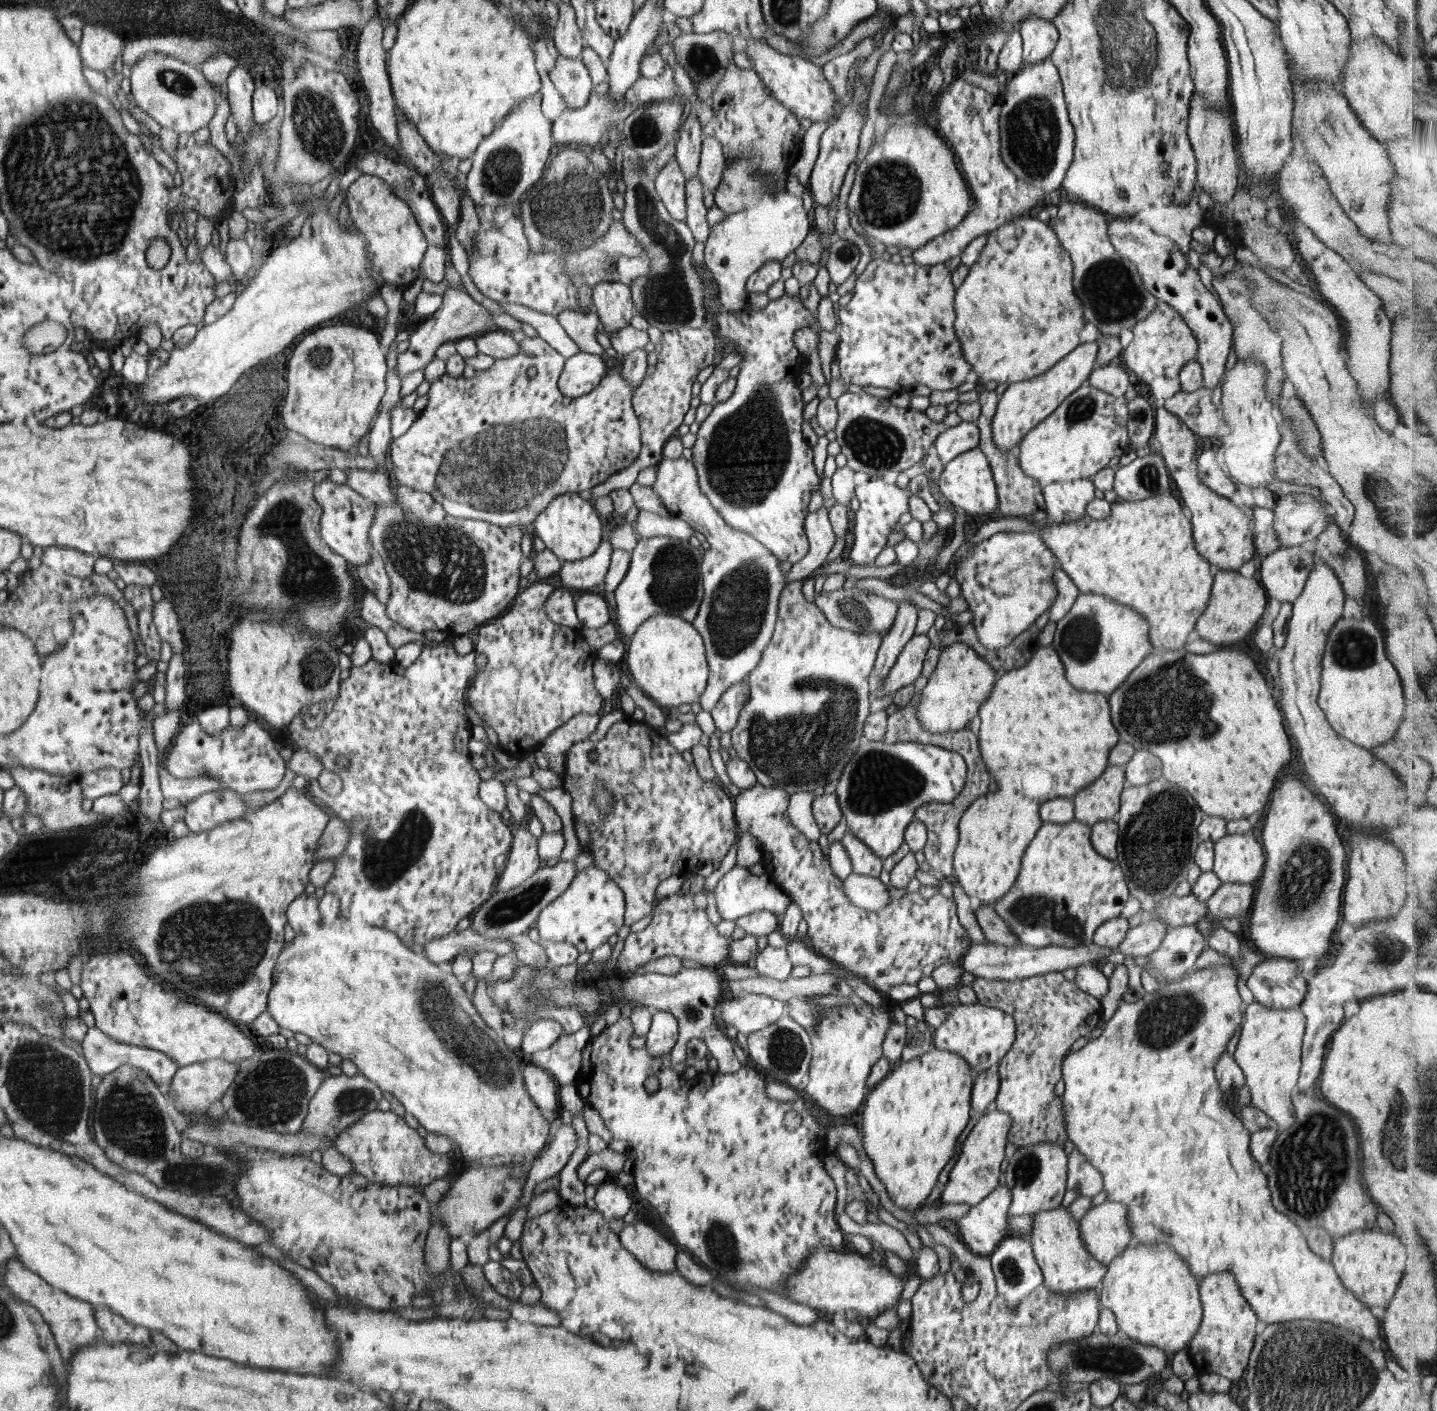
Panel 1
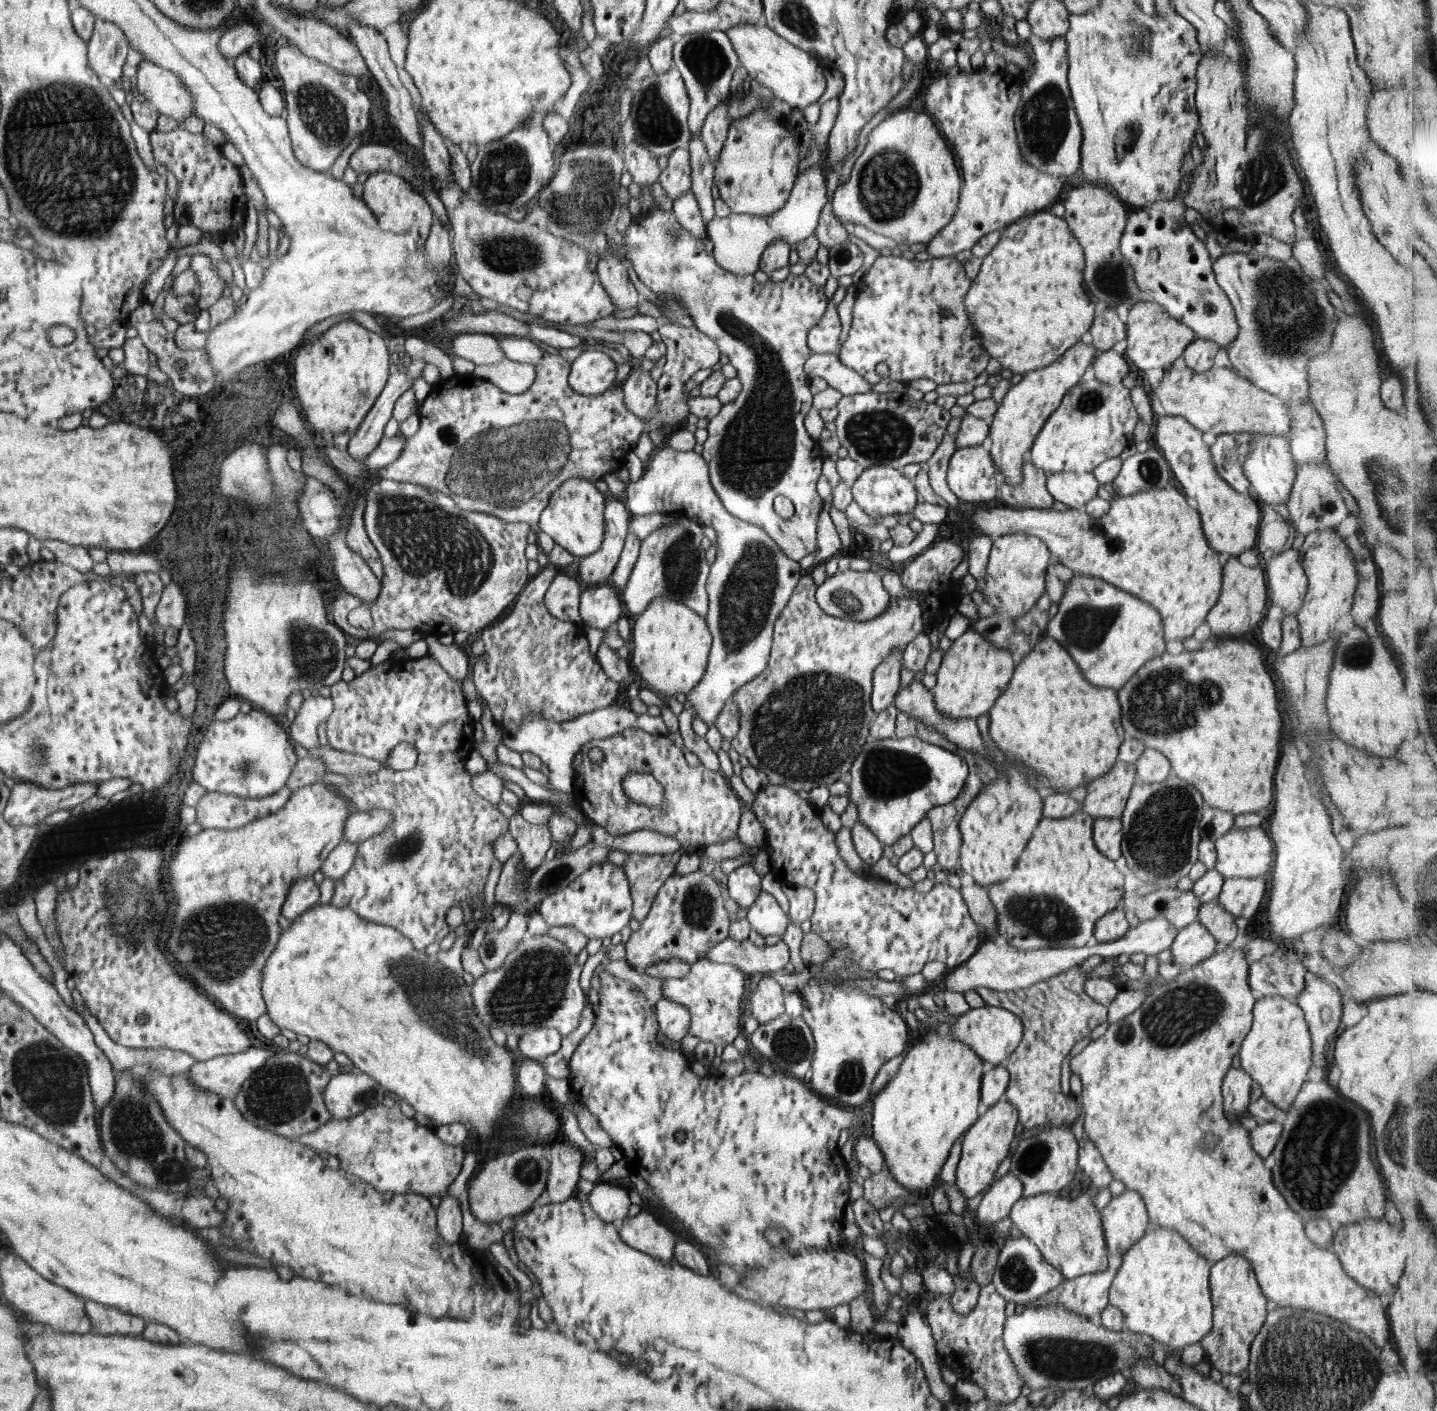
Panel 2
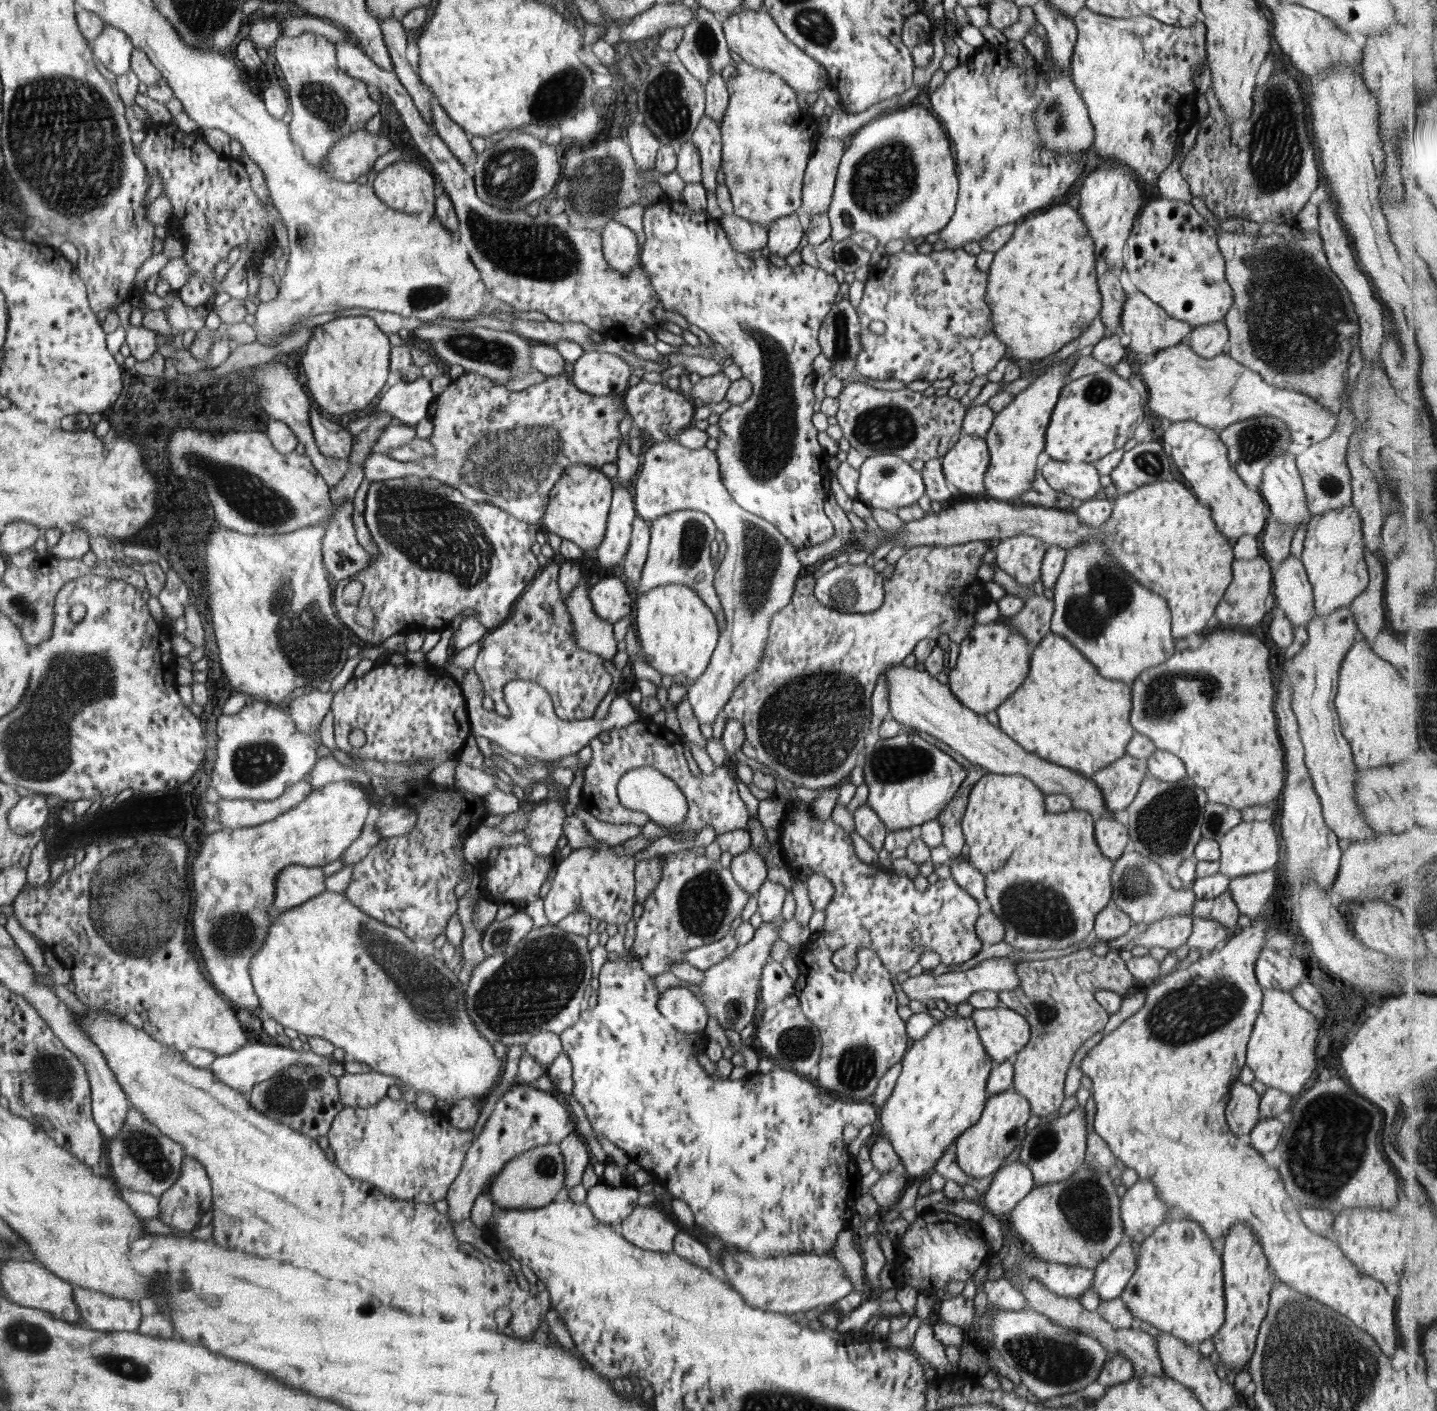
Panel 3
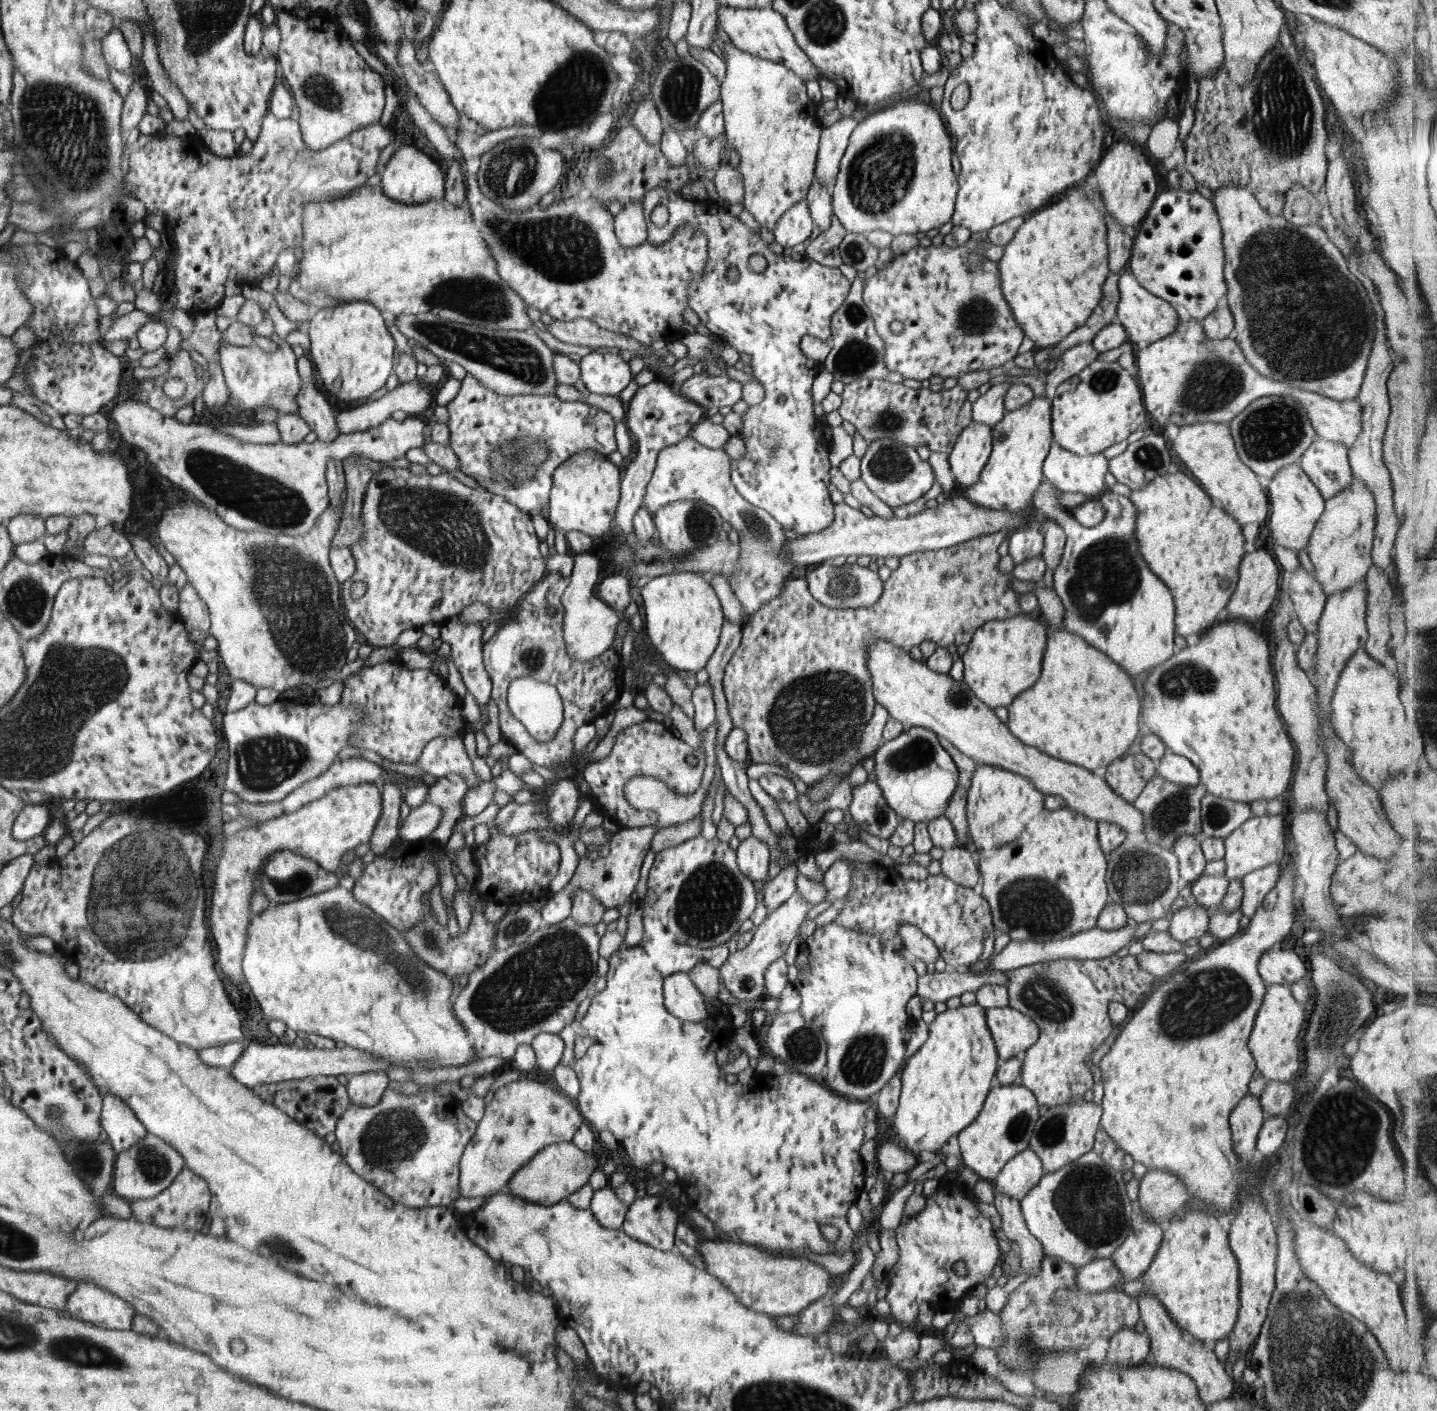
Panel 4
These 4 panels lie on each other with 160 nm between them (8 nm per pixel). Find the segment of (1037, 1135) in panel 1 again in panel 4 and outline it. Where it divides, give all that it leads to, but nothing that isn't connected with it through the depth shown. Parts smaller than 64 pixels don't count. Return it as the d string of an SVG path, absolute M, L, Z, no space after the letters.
M1116 955L1108 956L1104 959L1099 960L1077 960L1077 959L1064 959L1064 960L1052 960L1045 961L1042 963L1032 964L1031 966L1024 966L1023 968L1018 968L1015 970L1010 970L1004 972L1007 976L1007 994L1008 994L1008 1006L1027 1014L1032 1018L1032 1020L1036 1021L1036 1024L1039 1026L1039 1039L1030 1047L1028 1050L1021 1054L1022 1056L1022 1066L1021 1066L1021 1076L1018 1081L1022 1086L1028 1088L1029 1091L1034 1093L1034 1097L1036 1098L1039 1106L1045 1105L1047 1107L1052 1106L1060 1106L1060 1104L1064 1104L1070 1099L1081 1100L1084 1098L1084 1092L1086 1090L1090 1090L1094 1086L1094 1076L1090 1071L1090 1068L1086 1065L1088 1060L1091 1060L1091 1056L1093 1056L1094 1051L1102 1046L1102 1042L1106 1040L1106 1038L1110 1038L1110 1034L1112 1034L1113 1024L1111 1022L1111 1018L1108 1014L1109 1003L1110 1002L1121 1002L1125 1004L1131 1012L1138 1009L1139 1005L1142 1001L1148 996L1148 994L1154 989L1154 980L1156 980L1154 975L1151 975L1148 971L1144 971L1144 968L1140 968L1140 964L1138 964L1138 960L1136 960L1136 956L1124 956L1124 958L1119 958Z

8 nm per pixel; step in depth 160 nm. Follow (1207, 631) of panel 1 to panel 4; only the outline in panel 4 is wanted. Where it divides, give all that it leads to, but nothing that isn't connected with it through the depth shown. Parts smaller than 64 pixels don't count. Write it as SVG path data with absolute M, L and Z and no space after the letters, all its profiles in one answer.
M1262 548L1245 553L1239 566L1237 587L1226 605L1229 620L1234 620L1238 616L1238 618L1244 618L1246 622L1254 623L1270 610L1276 596L1281 594L1278 591L1281 572L1279 567L1274 557Z

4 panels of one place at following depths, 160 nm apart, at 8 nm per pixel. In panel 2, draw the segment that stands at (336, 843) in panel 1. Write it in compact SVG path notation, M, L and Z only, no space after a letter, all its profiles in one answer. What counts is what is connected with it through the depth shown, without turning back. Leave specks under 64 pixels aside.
M376 809L366 812L357 810L347 821L343 842L346 844L365 842L388 829L392 819L394 814L389 813L389 810Z

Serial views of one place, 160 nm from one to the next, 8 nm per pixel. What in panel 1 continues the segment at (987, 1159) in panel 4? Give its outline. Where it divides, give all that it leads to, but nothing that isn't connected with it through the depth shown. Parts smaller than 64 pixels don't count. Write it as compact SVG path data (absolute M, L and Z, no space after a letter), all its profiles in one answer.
M991 1107L981 1115L973 1129L964 1141L962 1152L958 1160L953 1162L953 1169L949 1174L949 1181L941 1193L941 1204L969 1204L977 1205L986 1198L999 1184L1000 1164L1004 1162L1004 1149L1013 1120L1009 1114Z

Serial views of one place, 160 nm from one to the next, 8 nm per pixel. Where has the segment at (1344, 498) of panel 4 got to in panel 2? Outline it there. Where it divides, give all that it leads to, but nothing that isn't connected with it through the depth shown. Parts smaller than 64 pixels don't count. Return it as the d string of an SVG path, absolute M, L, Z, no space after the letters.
M1337 528L1317 530L1305 536L1298 550L1308 581L1307 595L1297 612L1302 647L1311 647L1328 640L1336 630L1340 616L1350 612L1354 593L1359 581L1357 562L1349 551L1345 538L1338 534Z

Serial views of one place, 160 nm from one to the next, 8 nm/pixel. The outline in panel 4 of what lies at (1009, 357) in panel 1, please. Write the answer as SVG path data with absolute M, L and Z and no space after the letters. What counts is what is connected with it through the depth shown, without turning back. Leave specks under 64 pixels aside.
M1084 188L1078 191L1070 190L1057 202L1029 214L1027 219L1020 225L1020 228L1017 228L1013 239L1004 246L1001 259L997 261L1001 274L1001 291L1003 292L1004 298L1008 301L1009 307L1012 309L1014 318L1017 320L1021 331L1025 334L1026 338L1030 338L1034 342L1033 348L1036 351L1056 346L1065 336L1068 336L1068 334L1078 329L1079 326L1082 326L1088 320L1088 317L1094 312L1094 309L1098 306L1098 303L1103 297L1103 286L1104 283L1108 281L1109 276L1108 263L1109 250L1105 215L1103 210L1100 210L1089 199Z

